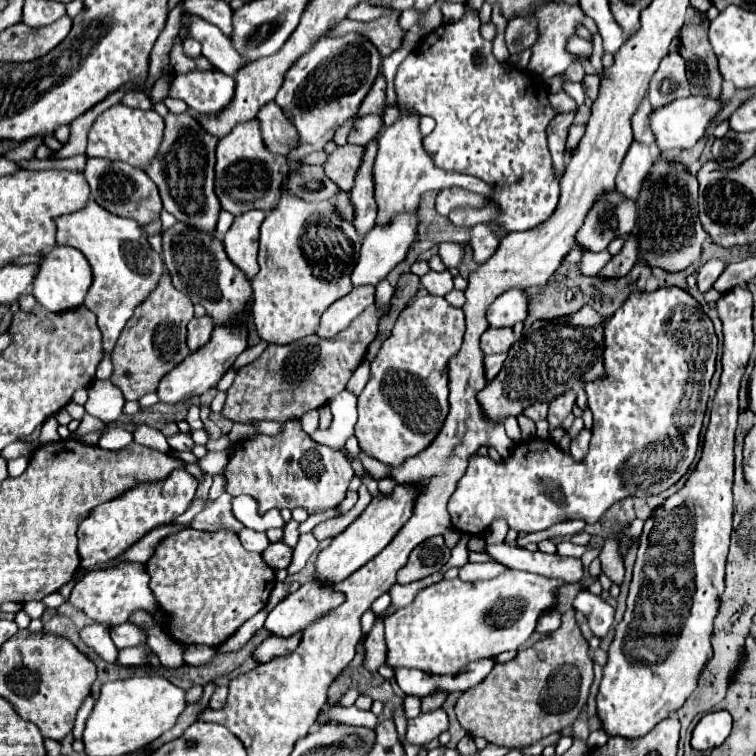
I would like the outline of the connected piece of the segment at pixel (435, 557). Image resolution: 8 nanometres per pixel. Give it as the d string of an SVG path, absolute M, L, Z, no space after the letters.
M431 537L411 551L407 565L397 573L397 583L407 585L411 581L427 577L439 571L449 561L449 557L451 557L451 551L445 545L443 537Z

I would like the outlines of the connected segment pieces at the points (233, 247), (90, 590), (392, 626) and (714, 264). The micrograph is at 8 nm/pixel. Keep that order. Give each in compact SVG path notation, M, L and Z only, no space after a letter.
M253 209L235 217L231 229L223 237L225 251L229 259L253 279L259 273L257 251L259 251L259 227L265 219L265 211Z
M121 563L113 569L105 571L93 571L87 573L71 591L69 601L81 609L87 617L91 617L97 623L107 623L109 627L117 627L129 619L129 615L137 609L155 611L155 599L149 589L149 575L145 571L145 565L139 563Z
M505 571L489 581L465 583L459 577L445 579L437 585L431 585L417 593L411 605L399 609L385 619L385 637L387 637L387 665L411 667L433 675L455 675L465 669L471 661L483 657L495 657L503 651L519 649L535 631L537 619L555 607L555 595L565 585L563 579L549 579L525 571Z
M711 259L707 263L701 265L699 273L697 273L697 287L701 293L709 291L713 287L713 283L717 281L717 277L723 273L725 269L725 263L721 259Z

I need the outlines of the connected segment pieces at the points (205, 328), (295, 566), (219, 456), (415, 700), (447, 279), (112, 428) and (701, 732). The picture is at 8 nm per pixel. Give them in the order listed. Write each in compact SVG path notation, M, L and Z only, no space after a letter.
M209 315L203 317L193 317L187 325L189 333L187 333L187 345L191 351L197 351L199 347L203 347L209 339L211 339L211 331L213 331L213 319Z
M313 533L301 535L301 537L299 537L299 543L297 543L295 551L293 551L293 561L295 561L295 563L291 563L291 565L287 567L287 573L289 573L289 575L299 573L299 571L305 567L309 555L311 555L317 547L319 547L319 541L313 537Z
M207 453L197 461L197 465L207 473L207 475L219 475L225 471L229 457L225 453Z
M409 695L409 697L405 697L403 707L405 707L407 717L409 717L409 719L413 719L415 715L419 715L419 713L421 713L421 699L419 699L419 697L415 697L415 695Z
M447 269L441 271L441 273L429 271L427 275L421 277L421 283L423 283L425 289L429 291L429 295L445 297L445 295L453 289L453 275L451 275Z
M109 425L105 431L103 431L103 435L101 435L101 439L99 439L99 447L103 447L103 449L123 449L123 447L127 447L129 443L133 441L133 435L129 433L129 431L125 431L123 427L119 427L119 425Z
M727 711L707 713L693 729L691 747L699 751L719 747L729 733L731 733L731 715L727 715Z

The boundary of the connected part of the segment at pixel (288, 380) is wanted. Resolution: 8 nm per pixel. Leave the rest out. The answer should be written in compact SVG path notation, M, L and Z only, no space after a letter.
M373 303L357 319L351 321L347 329L331 339L321 339L319 335L309 335L289 345L267 345L267 349L253 363L241 367L235 375L233 385L227 391L227 399L221 415L235 423L255 423L255 421L291 421L299 419L311 409L319 409L329 403L337 393L341 393L363 361L369 343L377 337L377 325L383 315L387 315L391 305L379 307Z

